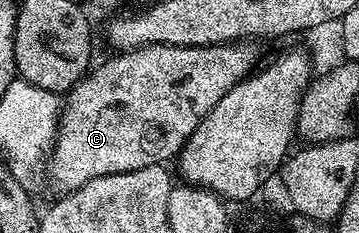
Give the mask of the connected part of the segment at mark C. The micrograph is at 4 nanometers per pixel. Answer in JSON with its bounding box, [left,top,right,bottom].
[45,44,257,194]

